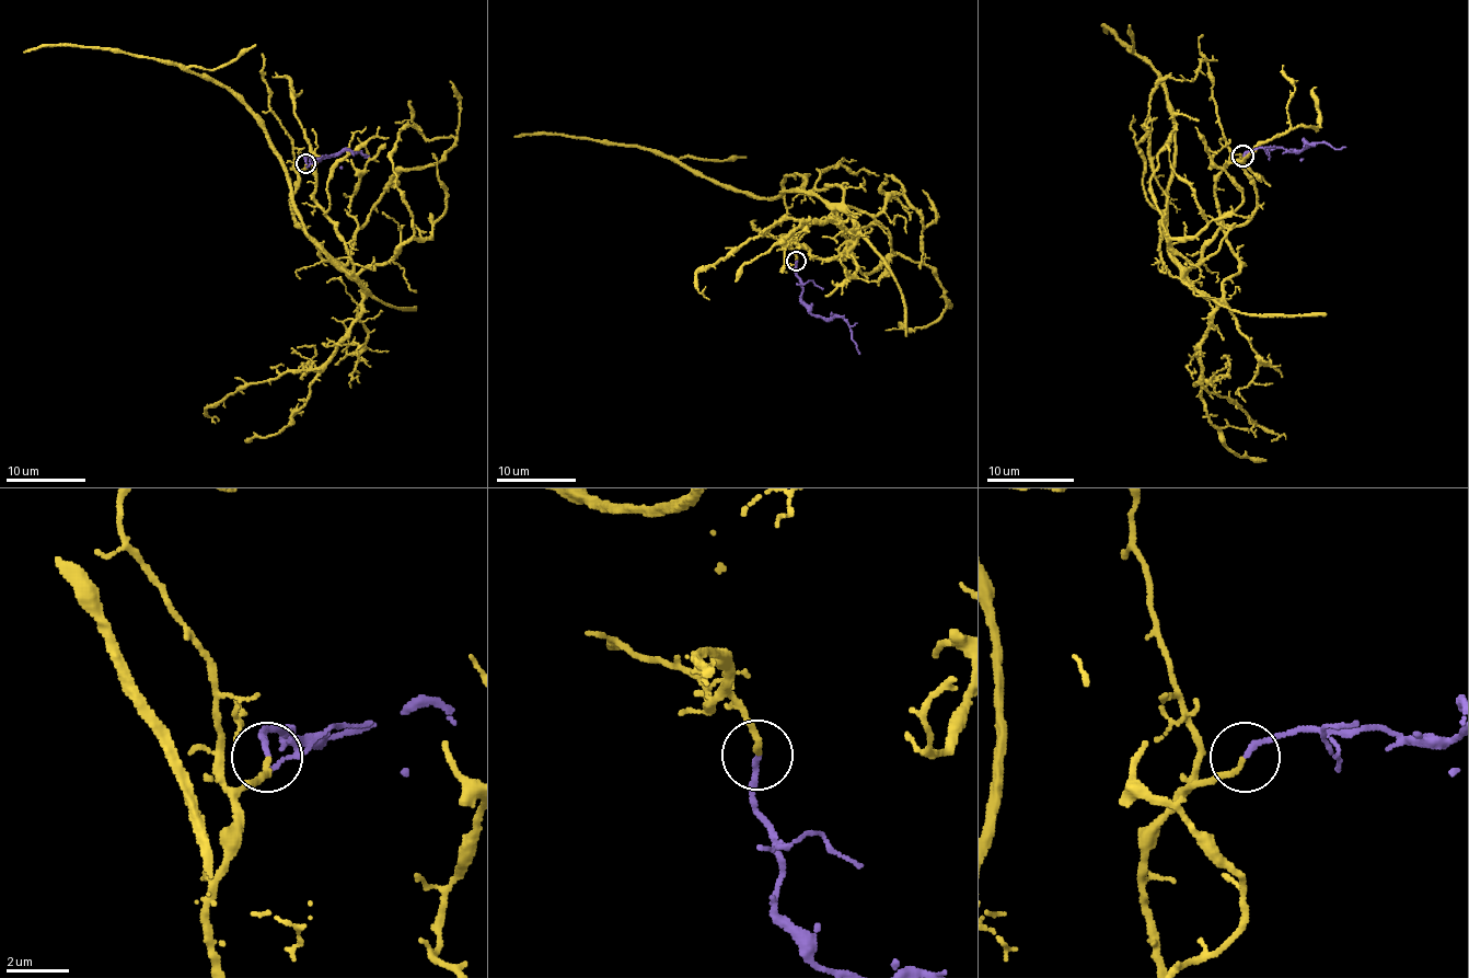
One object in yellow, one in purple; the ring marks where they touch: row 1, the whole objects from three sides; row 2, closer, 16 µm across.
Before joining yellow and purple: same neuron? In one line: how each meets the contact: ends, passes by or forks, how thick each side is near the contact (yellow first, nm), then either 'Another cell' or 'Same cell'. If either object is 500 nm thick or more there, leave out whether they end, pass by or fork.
At the ring yellow ends. At the ring purple ends. Thickness 180 nm (yellow) against 180 nm. Same cell

